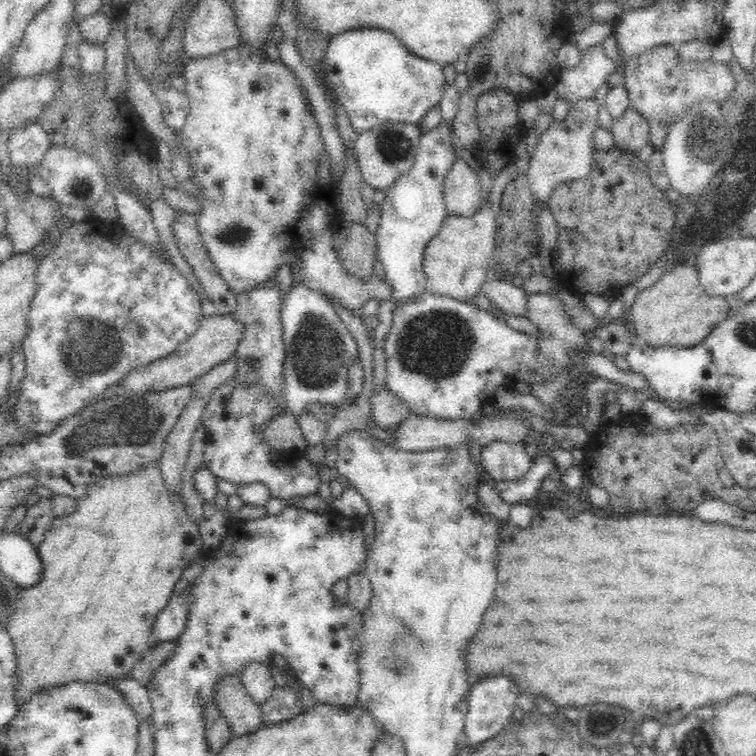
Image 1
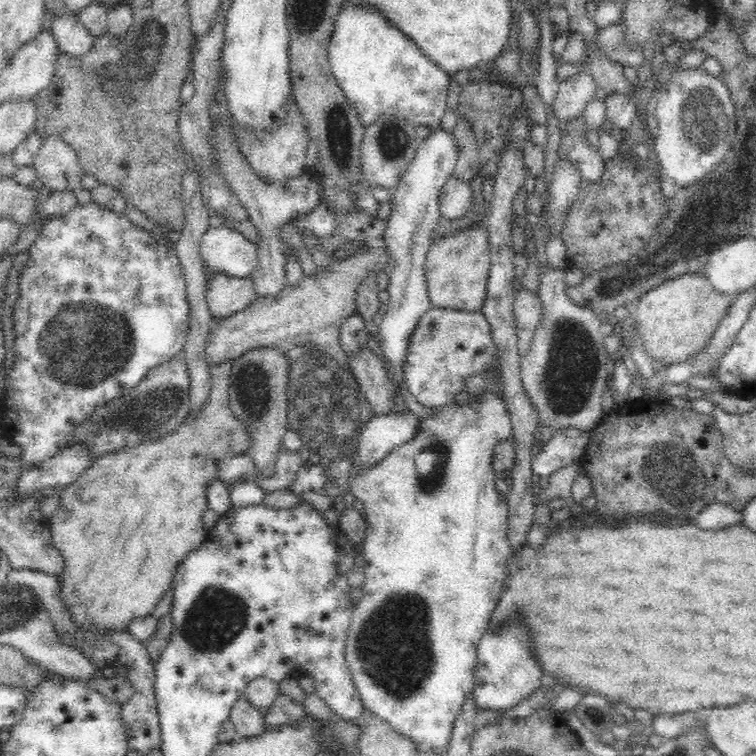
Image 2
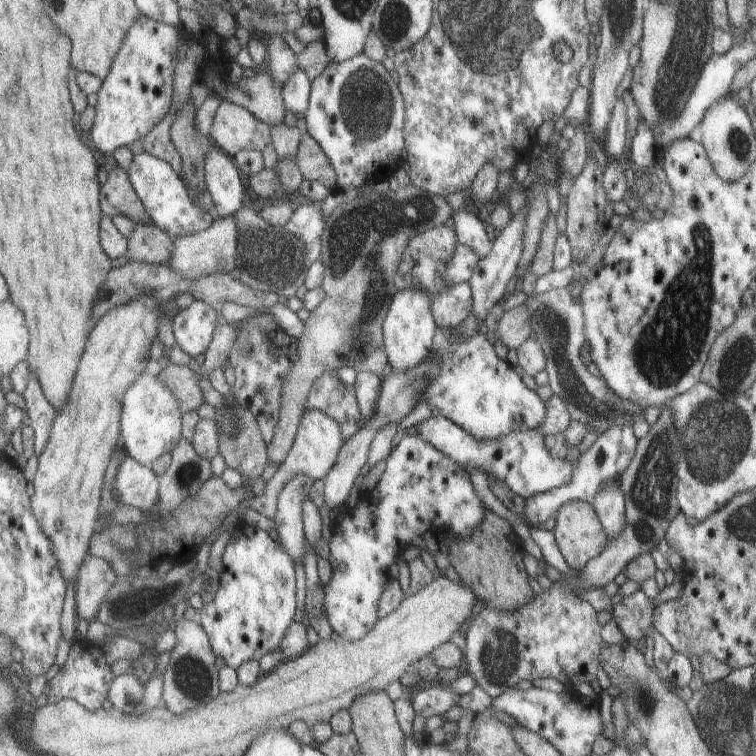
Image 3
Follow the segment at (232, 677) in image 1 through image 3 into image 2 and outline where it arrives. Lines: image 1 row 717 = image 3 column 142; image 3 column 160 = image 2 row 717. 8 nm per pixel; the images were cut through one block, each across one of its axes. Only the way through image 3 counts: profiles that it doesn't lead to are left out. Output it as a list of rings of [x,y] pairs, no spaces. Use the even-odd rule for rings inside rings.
[[[240,694],[238,700],[230,706],[228,718],[232,720],[234,728],[238,730],[238,734],[242,738],[258,736],[268,730],[268,724],[264,720],[264,712],[258,706],[254,706],[244,694]]]

